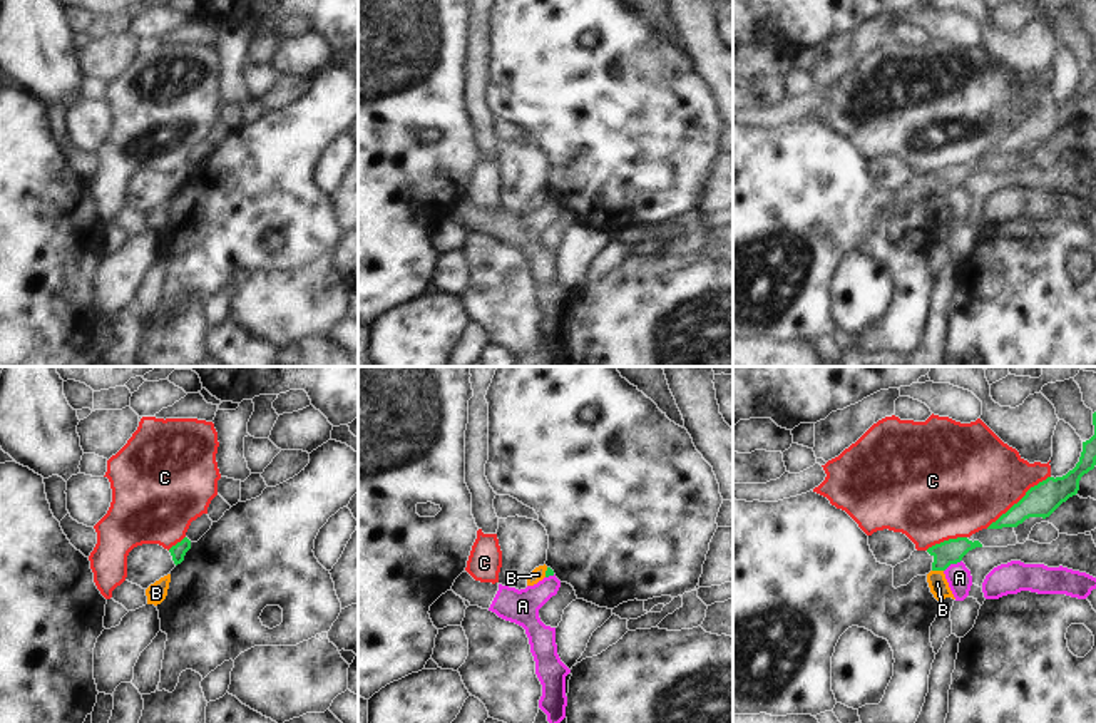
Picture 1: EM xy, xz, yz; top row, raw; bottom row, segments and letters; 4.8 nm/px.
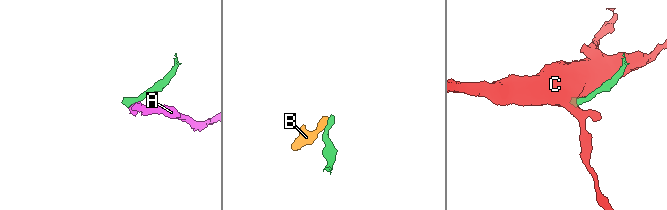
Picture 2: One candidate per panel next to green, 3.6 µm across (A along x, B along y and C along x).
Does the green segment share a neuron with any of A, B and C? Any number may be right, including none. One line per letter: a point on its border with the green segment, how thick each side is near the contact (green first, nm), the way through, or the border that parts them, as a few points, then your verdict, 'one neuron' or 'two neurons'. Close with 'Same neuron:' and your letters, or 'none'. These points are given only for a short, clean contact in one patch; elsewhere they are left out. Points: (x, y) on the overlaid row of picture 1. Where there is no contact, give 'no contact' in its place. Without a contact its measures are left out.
A: yz (952, 563) | 120/120 nm | along yz (961, 559), (944, 571) | two neurons
B: yz (937, 569) | 120/90 nm | along yz (932, 569), (942, 571) | two neurons
C: yz (1019, 501) | 160/440 nm | two neurons
Same neuron: none

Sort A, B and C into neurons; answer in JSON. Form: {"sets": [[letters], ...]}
{"sets": [["A"], ["B"], ["C"]]}

